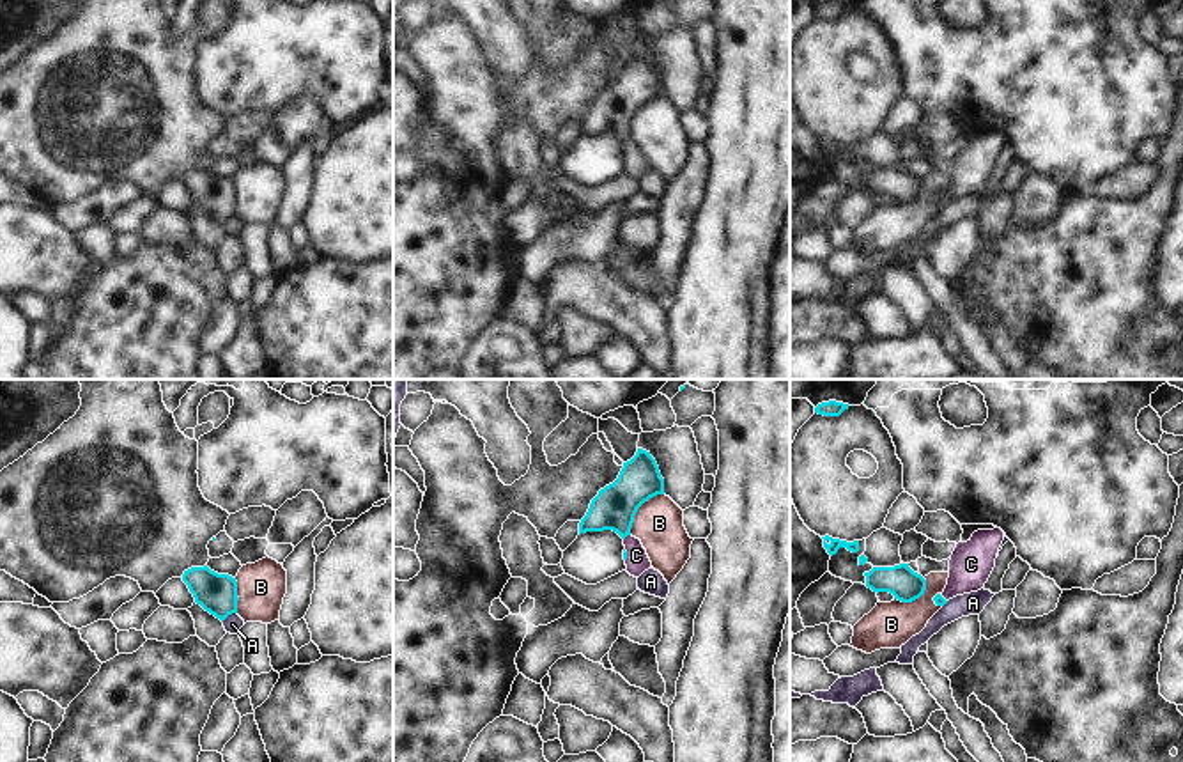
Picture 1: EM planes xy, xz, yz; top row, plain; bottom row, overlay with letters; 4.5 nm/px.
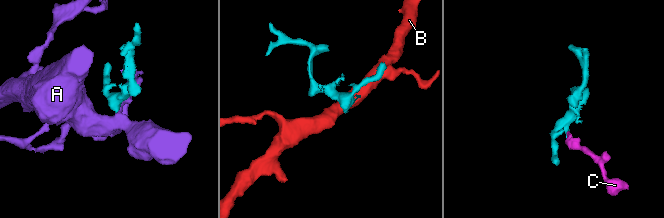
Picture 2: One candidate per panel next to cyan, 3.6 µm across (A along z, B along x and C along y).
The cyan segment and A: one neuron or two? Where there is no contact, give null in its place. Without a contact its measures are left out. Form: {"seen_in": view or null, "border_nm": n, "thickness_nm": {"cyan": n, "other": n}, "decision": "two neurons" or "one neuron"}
{"seen_in": "xy", "border_nm": 80, "thickness_nm": {"cyan": 180, "other": 90}, "decision": "two neurons"}

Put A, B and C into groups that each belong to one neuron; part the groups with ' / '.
A / B / C

